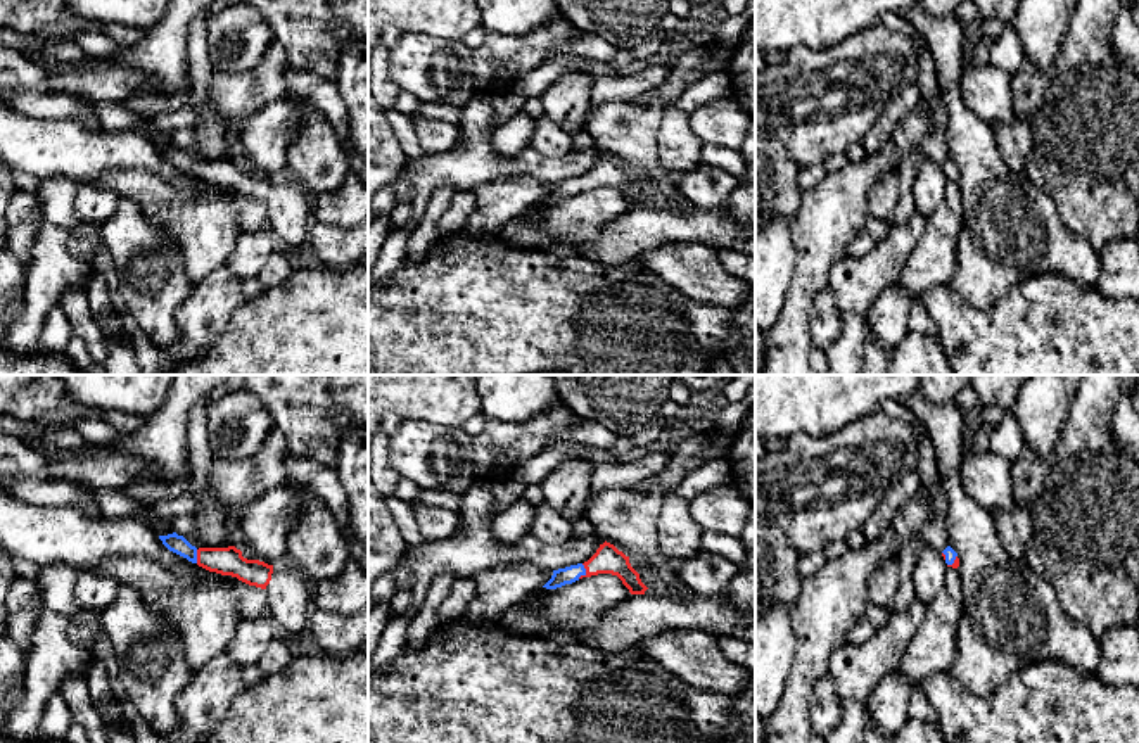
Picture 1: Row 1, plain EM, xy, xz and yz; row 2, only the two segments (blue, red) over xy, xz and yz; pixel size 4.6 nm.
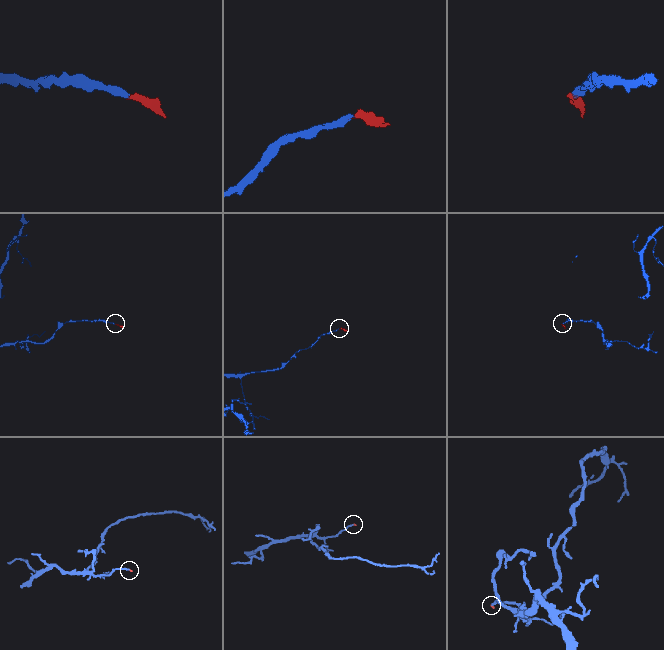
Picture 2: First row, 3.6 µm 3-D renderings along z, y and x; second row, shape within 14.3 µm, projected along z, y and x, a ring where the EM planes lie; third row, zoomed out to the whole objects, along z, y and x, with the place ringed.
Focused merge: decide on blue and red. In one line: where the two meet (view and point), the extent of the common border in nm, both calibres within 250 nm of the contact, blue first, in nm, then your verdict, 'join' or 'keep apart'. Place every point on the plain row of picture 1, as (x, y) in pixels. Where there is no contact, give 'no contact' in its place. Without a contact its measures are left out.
xz (585, 185) | 80 nm | 80/130 nm | join

